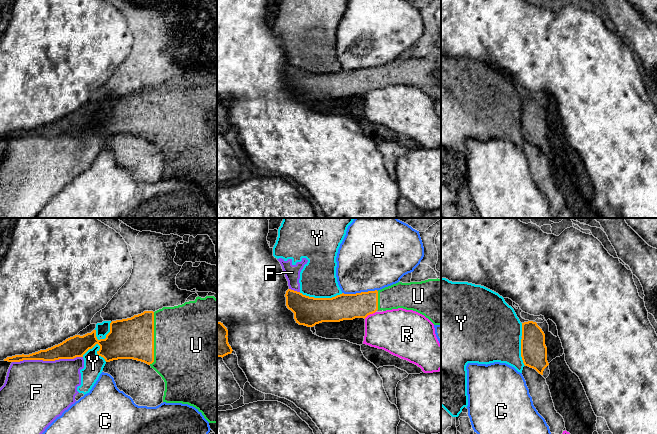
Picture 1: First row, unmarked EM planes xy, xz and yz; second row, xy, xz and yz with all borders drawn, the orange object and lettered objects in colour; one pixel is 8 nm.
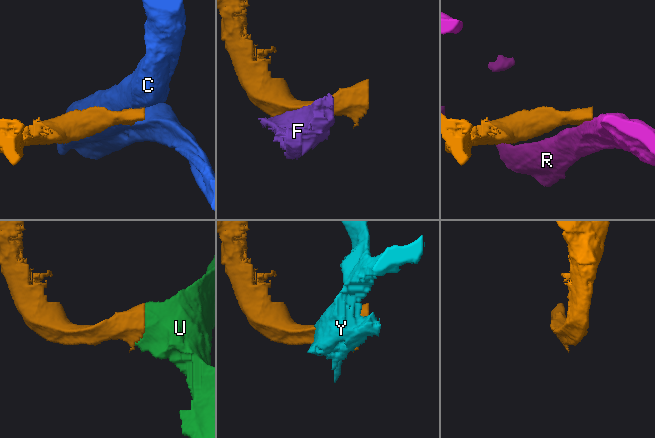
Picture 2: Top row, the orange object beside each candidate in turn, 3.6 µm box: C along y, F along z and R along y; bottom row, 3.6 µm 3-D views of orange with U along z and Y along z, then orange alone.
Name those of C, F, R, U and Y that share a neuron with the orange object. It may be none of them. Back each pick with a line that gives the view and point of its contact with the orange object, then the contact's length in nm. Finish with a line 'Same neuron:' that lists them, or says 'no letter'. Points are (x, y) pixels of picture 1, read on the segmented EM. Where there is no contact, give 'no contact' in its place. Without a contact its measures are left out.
U: contact xy (153, 339); length 420 nm
Same neuron: U

